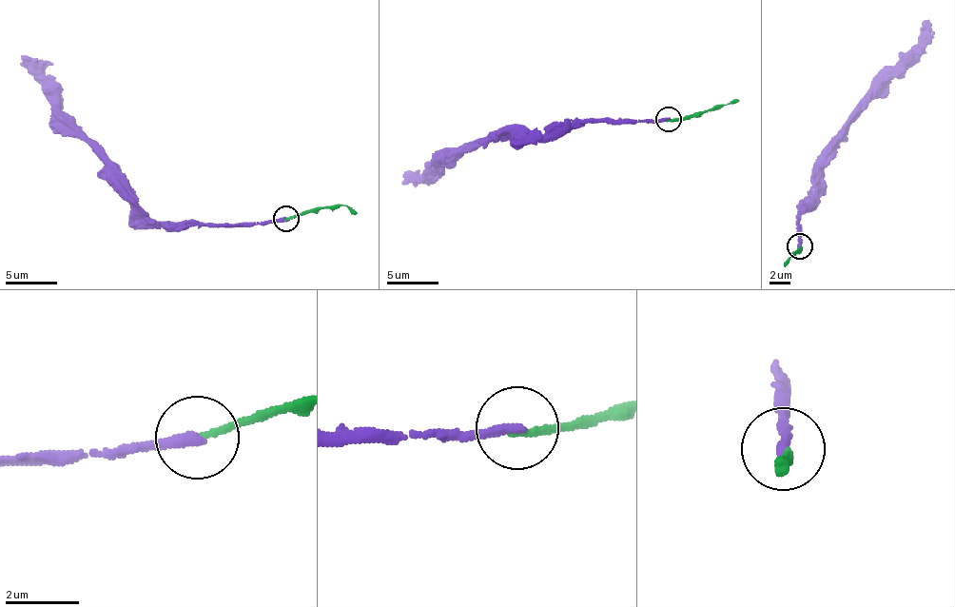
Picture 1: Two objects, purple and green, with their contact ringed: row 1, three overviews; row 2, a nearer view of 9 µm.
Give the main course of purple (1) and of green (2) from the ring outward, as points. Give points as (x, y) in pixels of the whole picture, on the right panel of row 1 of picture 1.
1: (800, 245), (798, 208), (801, 199), (808, 192), (814, 171), (912, 48), (927, 20)
2: (800, 245), (800, 253), (791, 254), (784, 265)

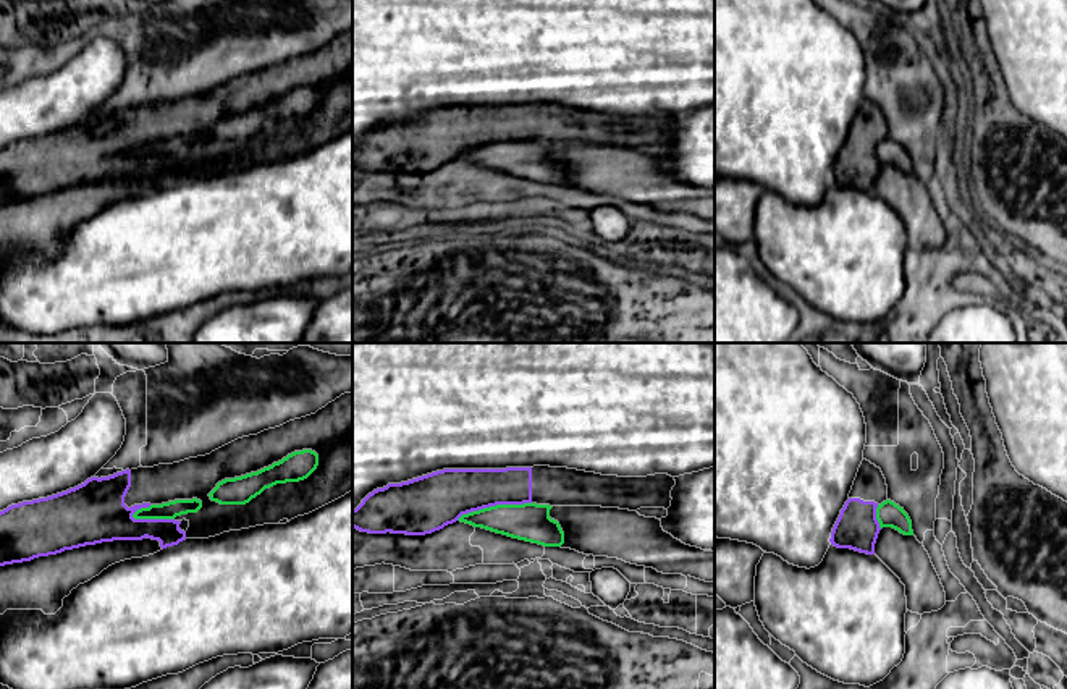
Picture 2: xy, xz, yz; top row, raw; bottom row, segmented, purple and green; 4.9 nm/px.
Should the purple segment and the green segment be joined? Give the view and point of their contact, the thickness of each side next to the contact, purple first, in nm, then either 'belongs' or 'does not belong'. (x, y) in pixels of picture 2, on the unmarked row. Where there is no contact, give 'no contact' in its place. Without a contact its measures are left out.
contact xz (493, 143); calibres 260 and 190 nm; does not belong

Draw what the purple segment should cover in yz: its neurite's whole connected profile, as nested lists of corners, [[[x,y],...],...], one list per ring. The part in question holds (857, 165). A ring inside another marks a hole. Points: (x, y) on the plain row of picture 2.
[[[863,97],[849,137],[833,165],[831,183],[875,192],[875,181],[881,168],[876,146],[886,137],[888,123],[881,107]]]

